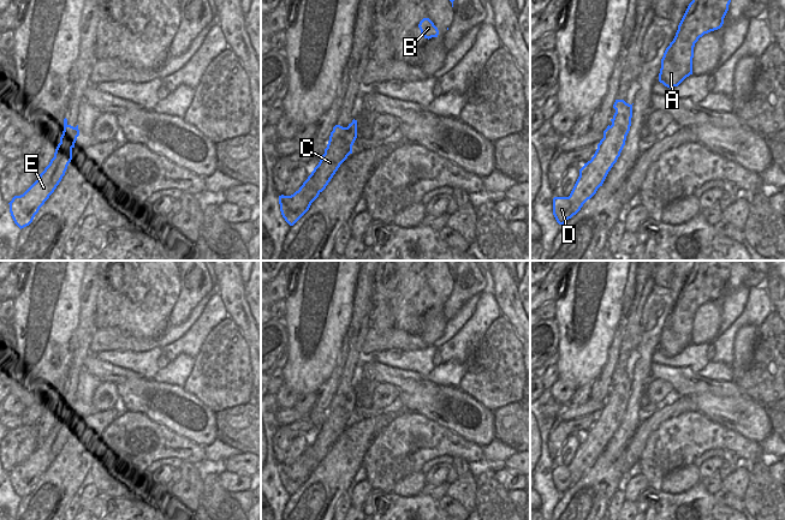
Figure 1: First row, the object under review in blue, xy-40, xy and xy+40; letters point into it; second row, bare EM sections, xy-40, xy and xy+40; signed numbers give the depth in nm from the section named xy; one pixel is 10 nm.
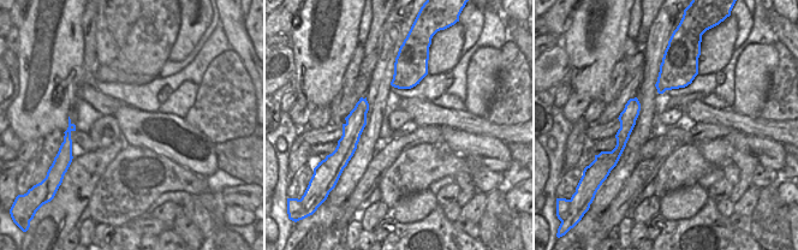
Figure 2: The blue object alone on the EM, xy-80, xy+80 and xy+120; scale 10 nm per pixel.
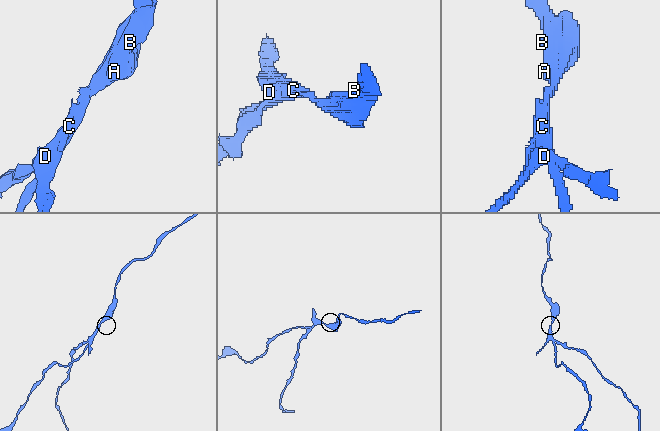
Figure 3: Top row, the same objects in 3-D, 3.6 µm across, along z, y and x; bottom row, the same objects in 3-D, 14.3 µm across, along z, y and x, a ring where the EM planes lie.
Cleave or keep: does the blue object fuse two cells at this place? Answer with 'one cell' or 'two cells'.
two cells

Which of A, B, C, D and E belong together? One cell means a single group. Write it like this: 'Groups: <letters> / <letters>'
Groups: A B C / D E.

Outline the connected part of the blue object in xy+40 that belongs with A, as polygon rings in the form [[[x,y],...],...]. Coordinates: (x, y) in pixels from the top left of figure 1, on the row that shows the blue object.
[[[692,0],[661,59],[659,82],[672,89],[692,74],[695,43],[724,24],[731,0]]]

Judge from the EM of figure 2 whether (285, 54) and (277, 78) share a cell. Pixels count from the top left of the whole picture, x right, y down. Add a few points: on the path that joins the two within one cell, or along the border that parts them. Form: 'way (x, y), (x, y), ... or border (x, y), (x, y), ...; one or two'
way (279, 57), (277, 71); one

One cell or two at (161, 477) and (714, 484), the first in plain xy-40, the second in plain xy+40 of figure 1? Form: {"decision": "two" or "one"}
{"decision": "two"}

